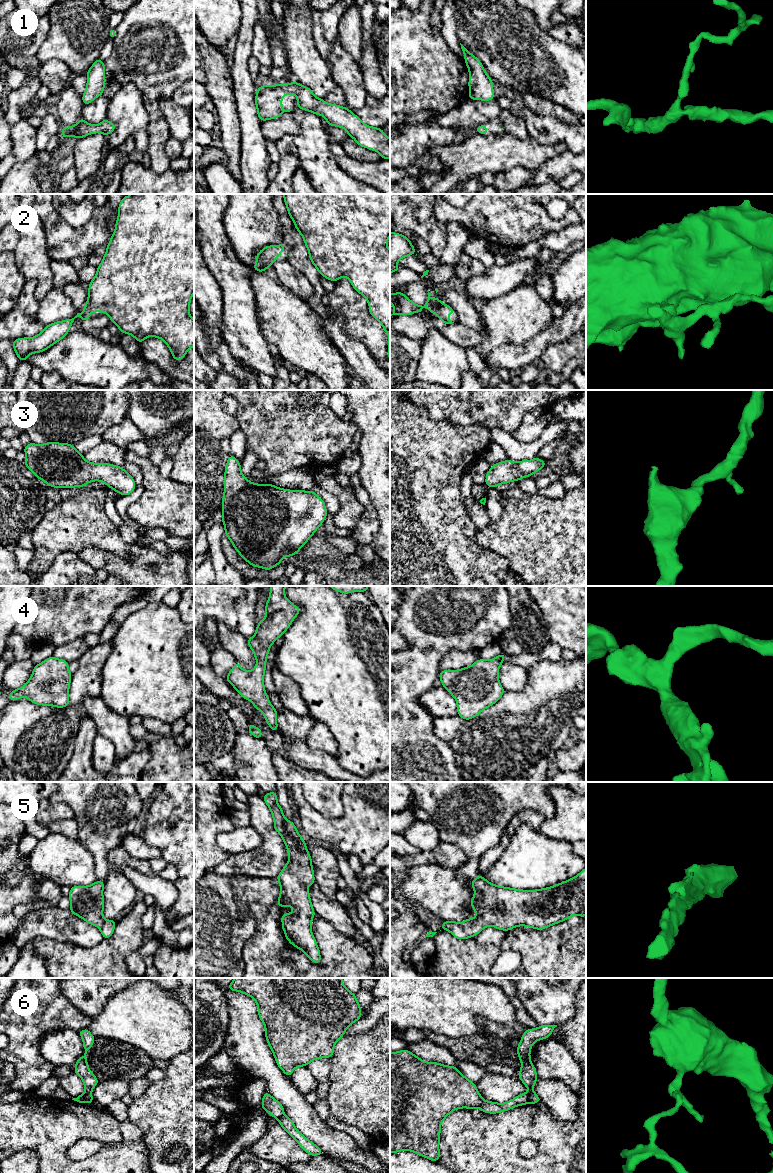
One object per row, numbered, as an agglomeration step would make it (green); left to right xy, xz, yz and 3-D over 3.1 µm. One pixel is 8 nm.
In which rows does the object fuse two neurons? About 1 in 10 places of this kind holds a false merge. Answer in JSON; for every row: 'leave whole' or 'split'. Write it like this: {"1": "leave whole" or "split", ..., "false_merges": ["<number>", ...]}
{"1": "leave whole", "2": "leave whole", "3": "leave whole", "4": "leave whole", "5": "leave whole", "6": "split", "false_merges": ["6"]}

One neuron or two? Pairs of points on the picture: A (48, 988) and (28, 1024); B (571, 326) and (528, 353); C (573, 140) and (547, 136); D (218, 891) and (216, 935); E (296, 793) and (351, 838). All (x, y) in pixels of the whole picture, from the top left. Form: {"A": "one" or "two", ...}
{"A": "one", "B": "one", "C": "one", "D": "one", "E": "one"}

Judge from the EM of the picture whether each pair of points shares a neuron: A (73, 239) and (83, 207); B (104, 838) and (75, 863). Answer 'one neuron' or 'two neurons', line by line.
A: two neurons
B: two neurons

